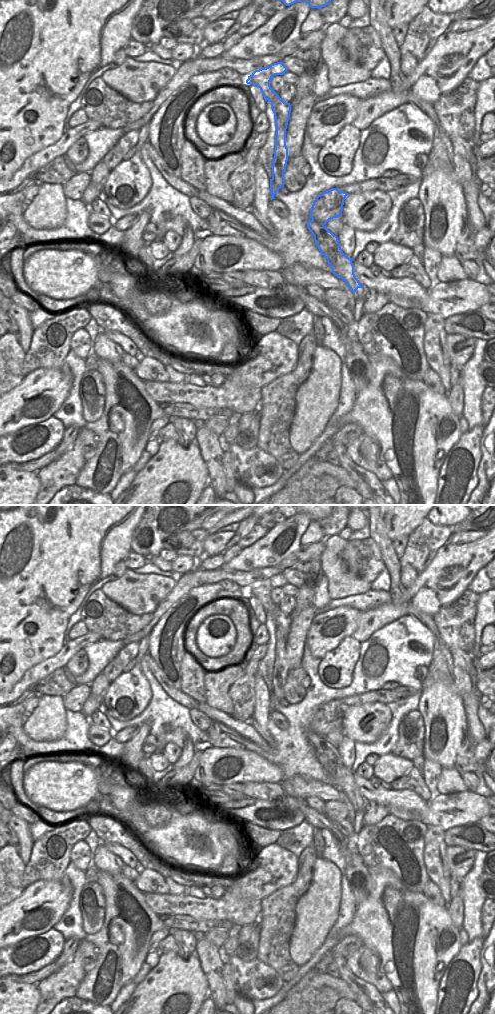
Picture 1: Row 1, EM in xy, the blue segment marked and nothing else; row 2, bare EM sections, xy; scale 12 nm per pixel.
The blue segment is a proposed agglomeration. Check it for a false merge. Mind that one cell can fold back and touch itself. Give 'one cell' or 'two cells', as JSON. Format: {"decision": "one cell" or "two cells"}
{"decision": "two cells"}

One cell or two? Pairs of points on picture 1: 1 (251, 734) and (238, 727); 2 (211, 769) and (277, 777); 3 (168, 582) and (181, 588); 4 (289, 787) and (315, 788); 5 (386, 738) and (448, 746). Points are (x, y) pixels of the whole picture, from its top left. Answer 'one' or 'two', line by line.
1: one
2: one
3: two
4: one
5: two

